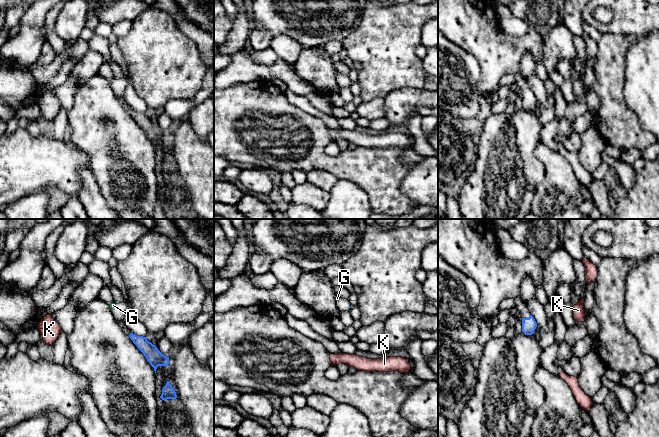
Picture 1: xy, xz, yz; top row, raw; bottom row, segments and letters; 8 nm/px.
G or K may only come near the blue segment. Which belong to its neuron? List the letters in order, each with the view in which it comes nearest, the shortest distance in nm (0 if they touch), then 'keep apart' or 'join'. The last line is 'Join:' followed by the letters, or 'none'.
G: xy | 240 nm | join
K: yz | 300 nm | keep apart
Join: G

